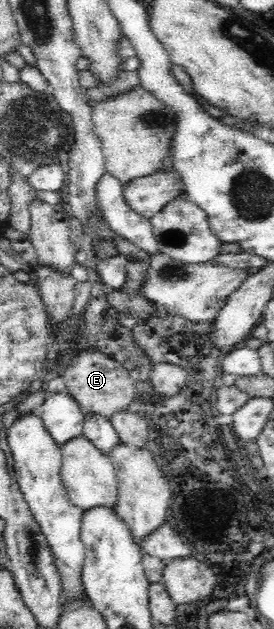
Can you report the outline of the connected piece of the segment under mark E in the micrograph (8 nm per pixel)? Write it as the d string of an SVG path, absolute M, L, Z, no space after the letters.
M98 349L80 351L64 369L62 376L66 384L66 393L78 402L84 415L98 414L104 418L112 418L119 411L132 408L137 400L136 385L128 370Z

